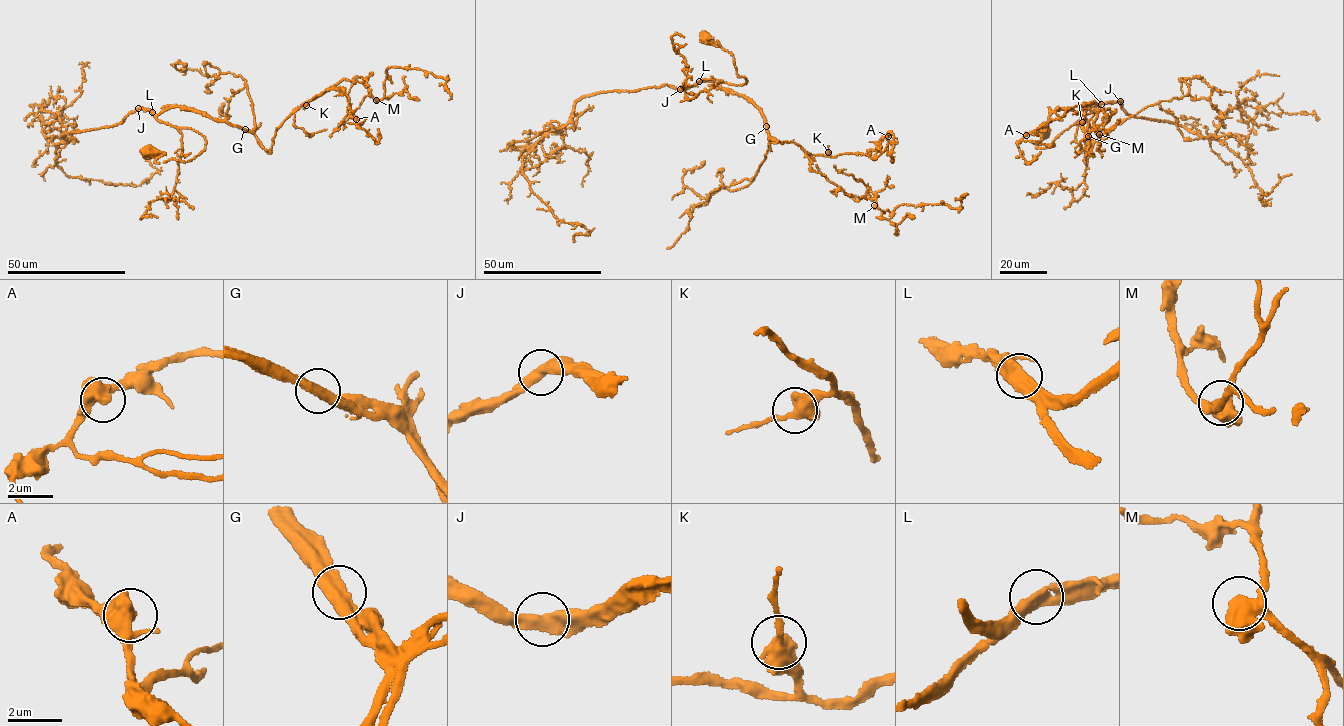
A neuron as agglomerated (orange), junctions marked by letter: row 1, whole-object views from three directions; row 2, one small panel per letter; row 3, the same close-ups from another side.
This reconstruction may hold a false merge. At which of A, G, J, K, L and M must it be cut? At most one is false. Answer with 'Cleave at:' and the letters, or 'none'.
Cleave at: G

